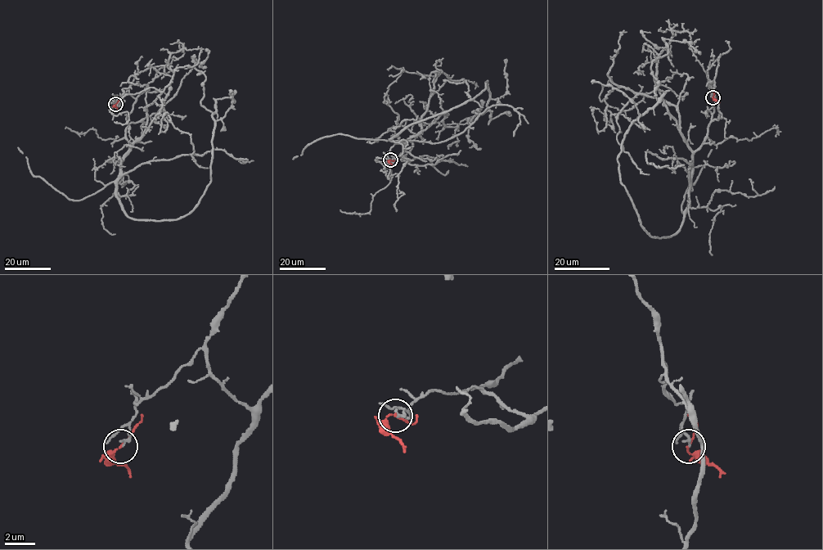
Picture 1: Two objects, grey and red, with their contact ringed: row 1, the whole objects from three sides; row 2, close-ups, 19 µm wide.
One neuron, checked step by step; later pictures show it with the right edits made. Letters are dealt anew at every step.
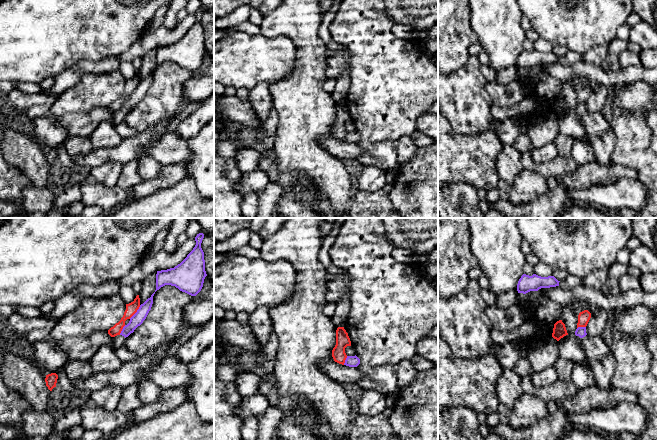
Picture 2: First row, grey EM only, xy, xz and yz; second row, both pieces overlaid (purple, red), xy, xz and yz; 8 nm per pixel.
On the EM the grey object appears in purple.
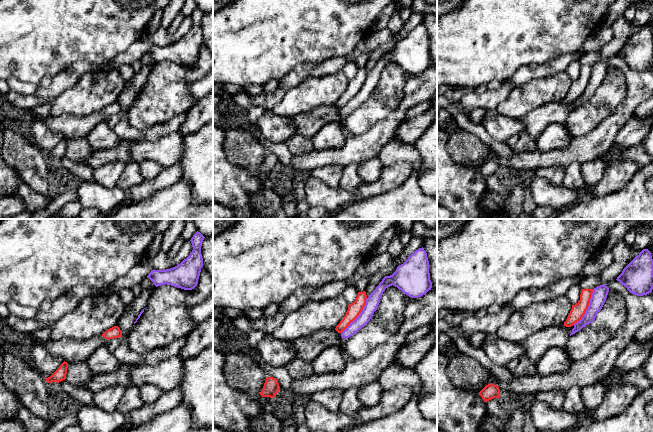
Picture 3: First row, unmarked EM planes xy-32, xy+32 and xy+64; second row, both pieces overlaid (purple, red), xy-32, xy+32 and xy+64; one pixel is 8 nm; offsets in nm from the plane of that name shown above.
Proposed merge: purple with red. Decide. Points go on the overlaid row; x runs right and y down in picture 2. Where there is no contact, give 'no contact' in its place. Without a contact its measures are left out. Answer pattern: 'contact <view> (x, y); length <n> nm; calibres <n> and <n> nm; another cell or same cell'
contact xy (136, 312); length 140 nm; calibres 100 and 90 nm; another cell

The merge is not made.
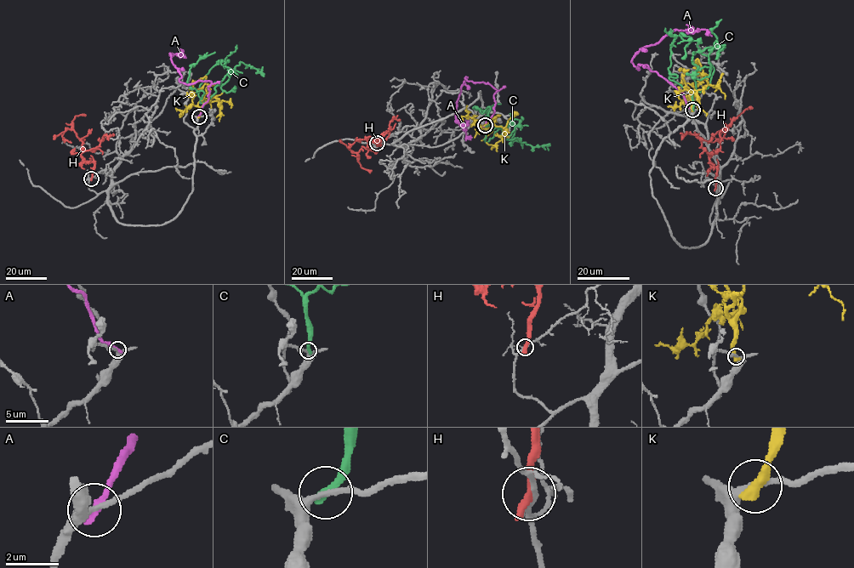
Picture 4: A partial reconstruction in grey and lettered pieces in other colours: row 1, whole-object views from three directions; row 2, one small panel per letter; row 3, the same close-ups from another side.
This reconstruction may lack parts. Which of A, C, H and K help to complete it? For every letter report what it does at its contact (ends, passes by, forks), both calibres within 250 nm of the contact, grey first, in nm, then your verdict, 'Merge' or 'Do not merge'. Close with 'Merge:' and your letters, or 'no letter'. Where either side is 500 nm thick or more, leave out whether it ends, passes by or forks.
A: It ends there. Thickness 280 nm (grey) against 320 nm. Do not merge
C: It ends there. Thickness 220 nm (grey) against 360 nm. Do not merge
H: It ends there. Thickness 190 nm (grey) against 460 nm. Do not merge
K: It ends there. Thickness 220 nm (grey) against 480 nm. Do not merge
Merge: no letter

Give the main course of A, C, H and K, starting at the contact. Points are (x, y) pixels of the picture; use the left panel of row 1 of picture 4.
A: (198, 116), (208, 99), (211, 82), (181, 82), (181, 75), (170, 53), (180, 53), (185, 58)
C: (199, 116), (202, 104), (216, 91), (217, 83), (214, 82), (224, 83), (241, 62), (260, 71), (263, 66)
H: (91, 178), (94, 163), (83, 157), (82, 142), (71, 129), (67, 129), (62, 137), (71, 142)
K: (199, 116), (200, 109), (192, 103), (192, 84), (205, 76), (204, 85), (195, 89)

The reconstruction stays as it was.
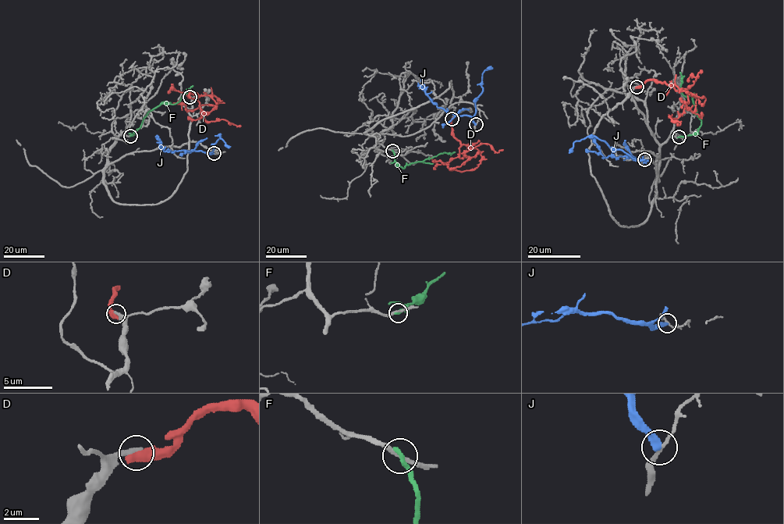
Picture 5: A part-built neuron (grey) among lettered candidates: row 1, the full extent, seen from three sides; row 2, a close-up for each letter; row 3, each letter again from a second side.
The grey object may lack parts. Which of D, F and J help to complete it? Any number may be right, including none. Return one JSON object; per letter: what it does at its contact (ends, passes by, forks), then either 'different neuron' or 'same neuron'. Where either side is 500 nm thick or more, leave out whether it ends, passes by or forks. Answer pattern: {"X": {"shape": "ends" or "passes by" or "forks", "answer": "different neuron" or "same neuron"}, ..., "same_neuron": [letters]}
{"D": {"answer": "same neuron"}, "F": {"shape": "ends", "answer": "different neuron"}, "J": {"shape": "ends", "answer": "different neuron"}, "same_neuron": ["D"]}

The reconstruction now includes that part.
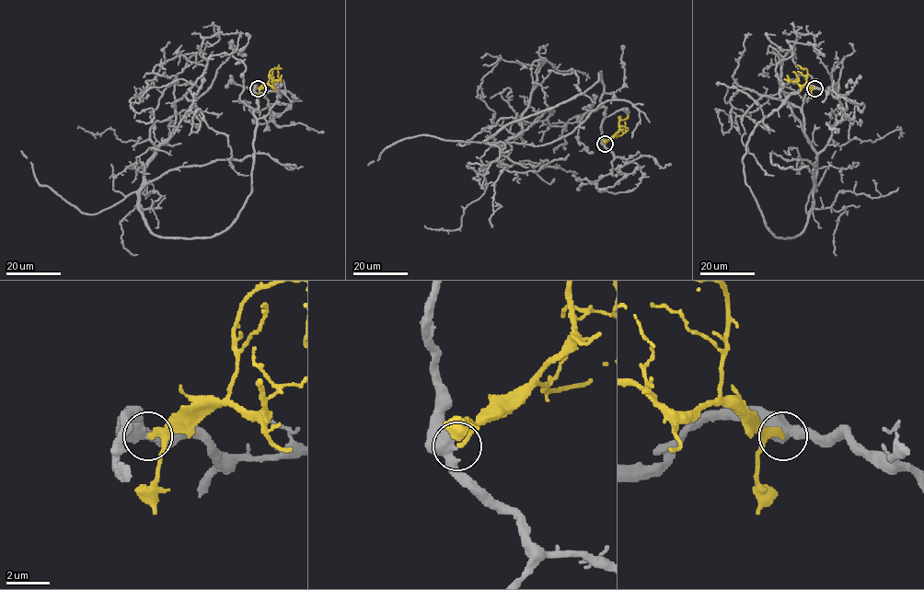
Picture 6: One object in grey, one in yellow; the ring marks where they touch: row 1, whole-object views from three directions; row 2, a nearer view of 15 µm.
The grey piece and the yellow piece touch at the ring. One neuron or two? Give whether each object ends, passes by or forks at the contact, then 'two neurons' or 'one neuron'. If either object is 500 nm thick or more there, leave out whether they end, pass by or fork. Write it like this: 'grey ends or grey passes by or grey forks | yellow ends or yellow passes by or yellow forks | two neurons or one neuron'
two neurons

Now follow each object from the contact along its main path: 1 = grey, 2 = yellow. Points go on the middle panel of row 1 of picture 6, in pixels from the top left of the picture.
1: (605, 144), (601, 71), (490, 144), (522, 131), (477, 97), (500, 58), (483, 65)
2: (605, 144), (618, 131), (619, 121), (628, 116)

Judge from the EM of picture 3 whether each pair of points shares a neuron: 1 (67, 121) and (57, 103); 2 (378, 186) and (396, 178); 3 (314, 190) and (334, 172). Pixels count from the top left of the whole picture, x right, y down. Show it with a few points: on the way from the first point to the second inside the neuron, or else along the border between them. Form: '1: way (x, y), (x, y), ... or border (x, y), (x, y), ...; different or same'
1: border (50, 114), (53, 116), (63, 114), (86, 116); different
2: way (382, 185), (392, 178); same
3: border (310, 174), (329, 186), (338, 186); different

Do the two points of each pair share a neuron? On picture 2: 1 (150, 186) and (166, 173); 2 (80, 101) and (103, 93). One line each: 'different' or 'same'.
1: same
2: same

